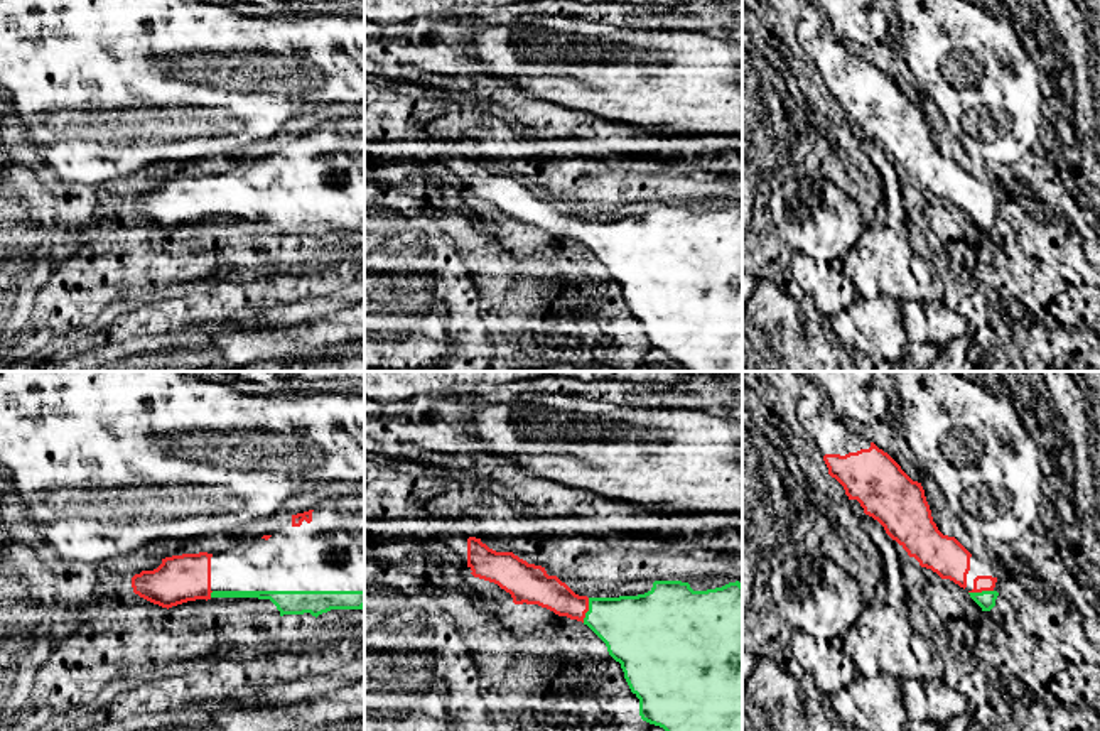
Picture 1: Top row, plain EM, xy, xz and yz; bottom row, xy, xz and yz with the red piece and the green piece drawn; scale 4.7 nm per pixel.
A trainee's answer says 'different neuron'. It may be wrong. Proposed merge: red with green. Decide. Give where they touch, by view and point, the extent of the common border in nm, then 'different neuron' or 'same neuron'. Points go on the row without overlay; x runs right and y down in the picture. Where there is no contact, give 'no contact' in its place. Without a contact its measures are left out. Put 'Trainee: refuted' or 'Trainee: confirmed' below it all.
xz (587, 232) | 120 nm | same neuron
Trainee: refuted

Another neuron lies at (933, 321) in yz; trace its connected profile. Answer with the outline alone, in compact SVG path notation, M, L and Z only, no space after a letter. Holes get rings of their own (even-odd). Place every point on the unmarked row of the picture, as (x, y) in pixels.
M943 299L908 301L901 304L903 324L909 343L933 343L943 349L952 339L965 336L968 321L950 309Z

